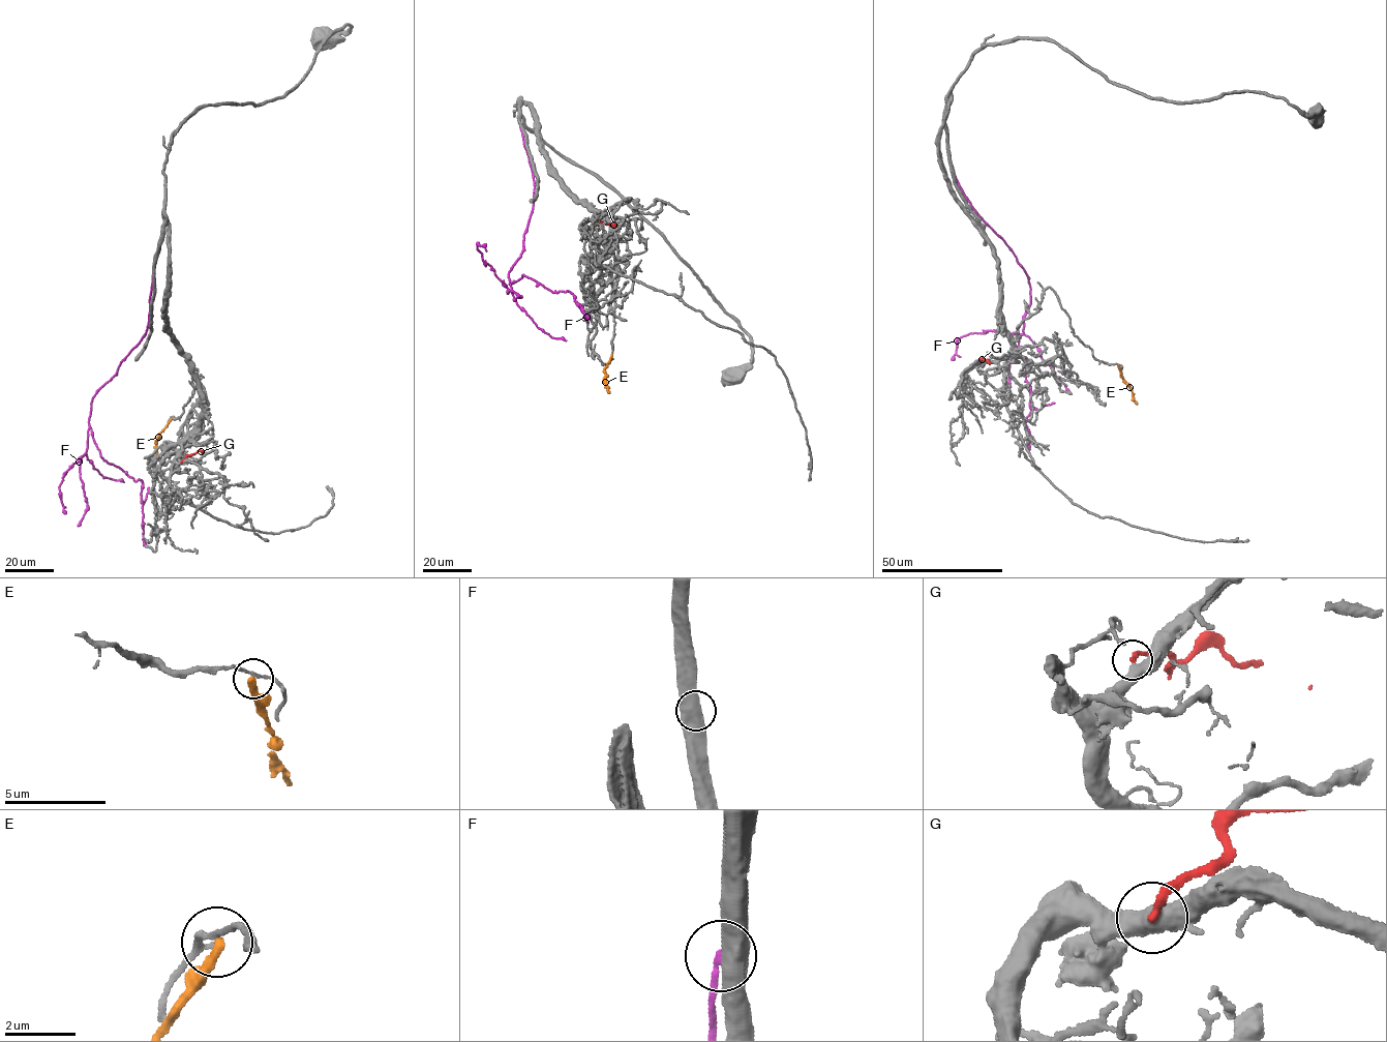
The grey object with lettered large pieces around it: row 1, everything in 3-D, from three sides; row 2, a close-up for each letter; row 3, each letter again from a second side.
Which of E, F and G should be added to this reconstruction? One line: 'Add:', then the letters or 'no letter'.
Add: G

